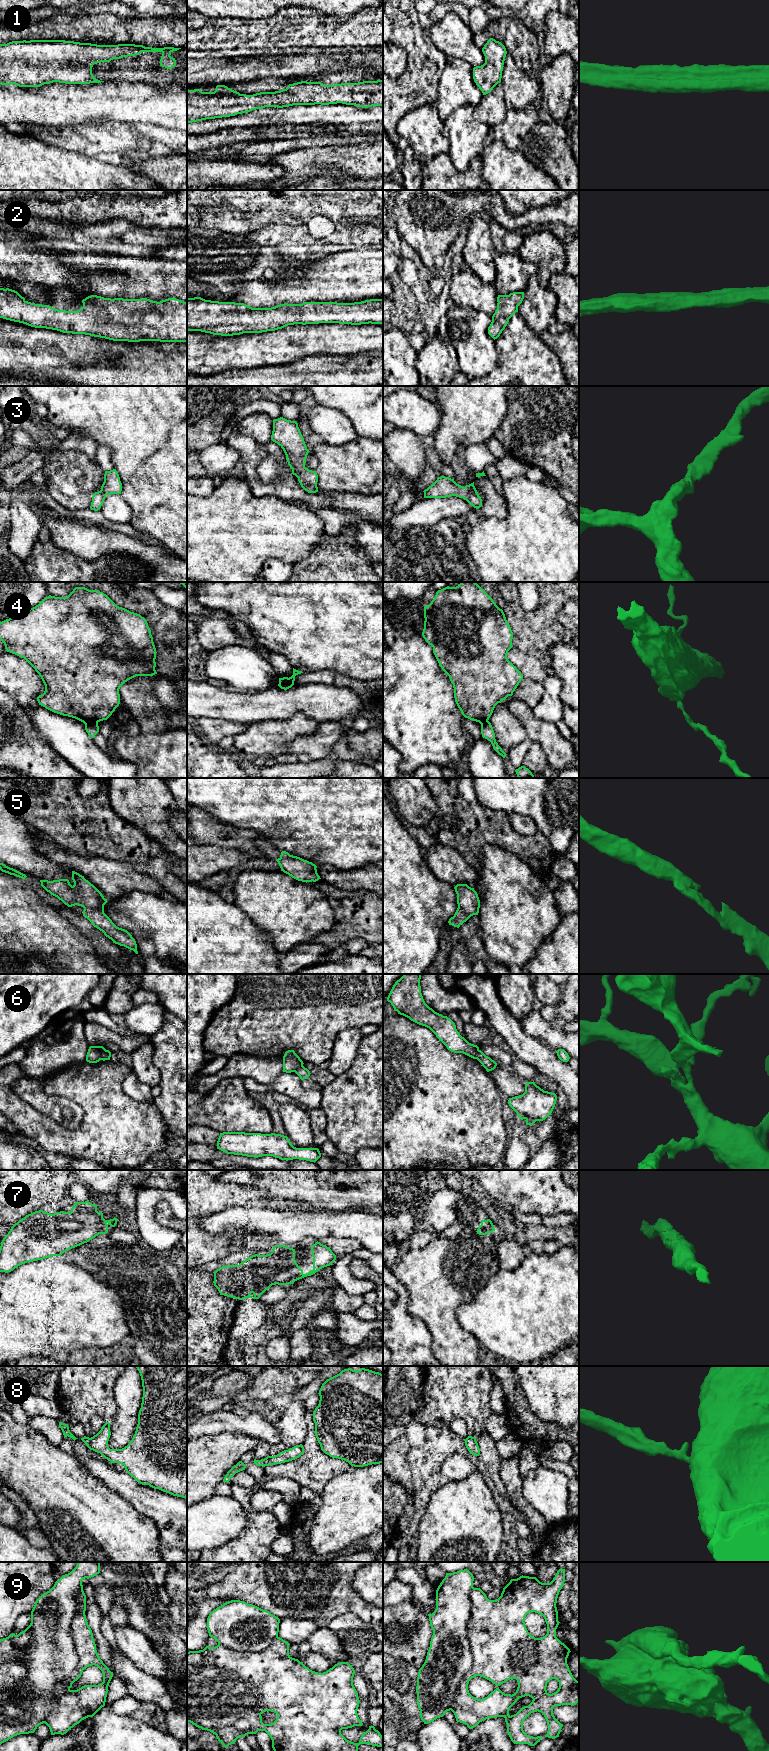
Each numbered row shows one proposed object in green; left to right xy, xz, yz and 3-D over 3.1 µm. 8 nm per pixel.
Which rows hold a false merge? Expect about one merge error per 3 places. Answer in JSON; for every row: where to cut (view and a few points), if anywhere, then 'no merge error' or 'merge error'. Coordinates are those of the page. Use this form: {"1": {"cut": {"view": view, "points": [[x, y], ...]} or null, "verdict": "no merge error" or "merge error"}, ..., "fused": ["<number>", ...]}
{"1": {"cut": null, "verdict": "no merge error"}, "2": {"cut": null, "verdict": "no merge error"}, "3": {"cut": null, "verdict": "no merge error"}, "4": {"cut": {"view": "xz", "points": [[293, 683], [282, 683], [279, 686]]}, "verdict": "merge error"}, "5": {"cut": null, "verdict": "no merge error"}, "6": {"cut": {"view": "xy", "points": [[105, 1049], [100, 1059]]}, "verdict": "merge error"}, "7": {"cut": null, "verdict": "no merge error"}, "8": {"cut": null, "verdict": "no merge error"}, "9": {"cut": {"view": "xy", "points": [[82, 1588], [71, 1625], [78, 1663], [56, 1683], [43, 1722]]}, "verdict": "merge error"}, "fused": ["4", "6", "9"]}

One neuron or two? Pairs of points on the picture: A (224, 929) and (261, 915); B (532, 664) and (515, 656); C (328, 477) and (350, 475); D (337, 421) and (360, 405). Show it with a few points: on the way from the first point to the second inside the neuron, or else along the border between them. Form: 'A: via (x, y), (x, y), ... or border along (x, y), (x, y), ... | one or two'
A: border along (233, 904), (240, 908), (268, 935) | two
B: via (528, 664), (519, 659) | one
C: via (333, 477), (335, 475), (345, 475) | one
D: border along (323, 406), (340, 410), (350, 421), (358, 435) | two

